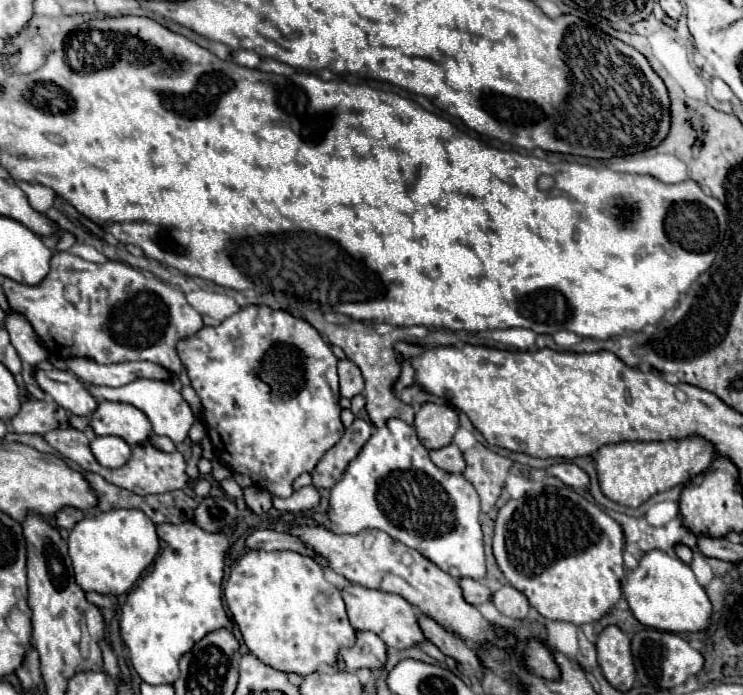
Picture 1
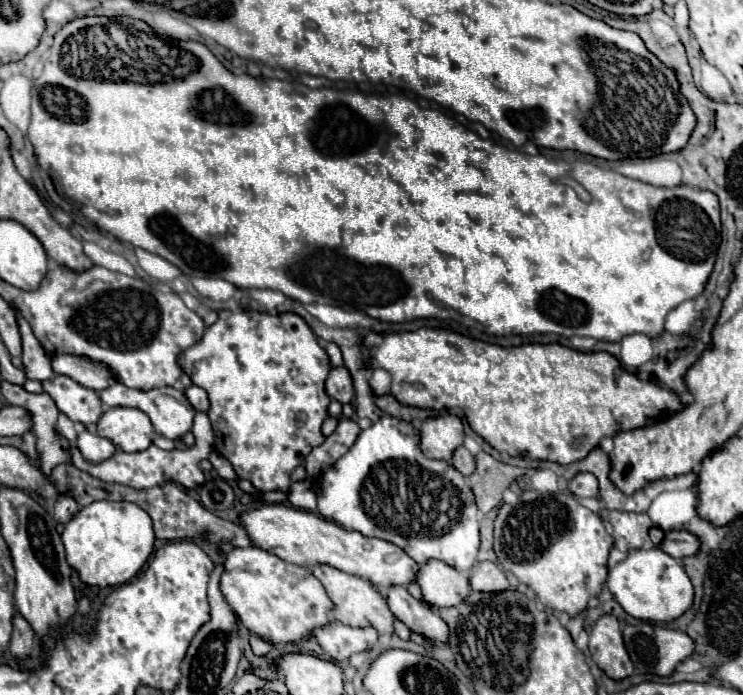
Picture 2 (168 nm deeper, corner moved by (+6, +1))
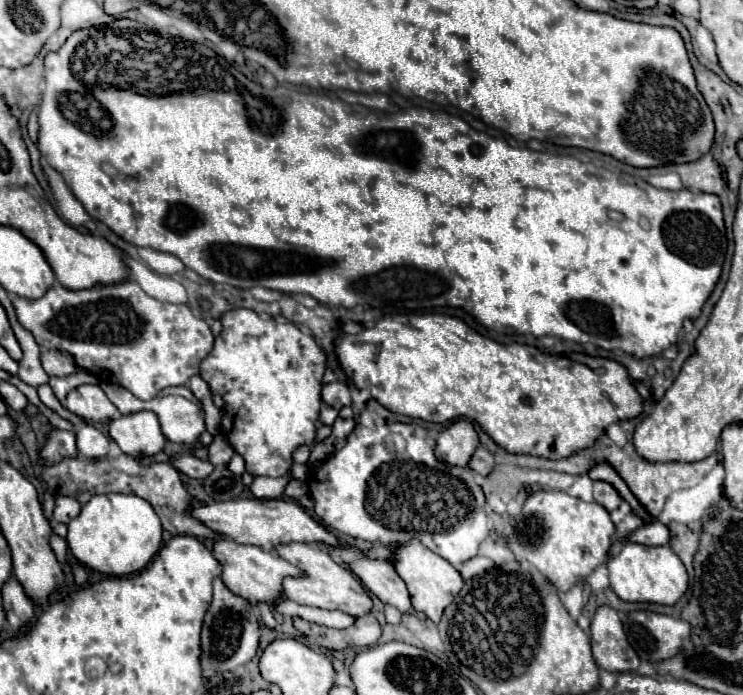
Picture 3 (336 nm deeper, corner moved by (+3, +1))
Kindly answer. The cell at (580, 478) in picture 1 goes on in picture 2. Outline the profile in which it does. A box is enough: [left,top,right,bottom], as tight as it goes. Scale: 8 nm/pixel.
[570,474,598,498]

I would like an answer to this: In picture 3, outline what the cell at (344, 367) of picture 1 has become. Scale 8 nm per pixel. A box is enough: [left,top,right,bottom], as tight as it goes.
[321,382,351,410]

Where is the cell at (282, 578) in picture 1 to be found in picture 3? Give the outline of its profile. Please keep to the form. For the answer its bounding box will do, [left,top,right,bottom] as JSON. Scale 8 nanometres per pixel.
[213,538,301,606]

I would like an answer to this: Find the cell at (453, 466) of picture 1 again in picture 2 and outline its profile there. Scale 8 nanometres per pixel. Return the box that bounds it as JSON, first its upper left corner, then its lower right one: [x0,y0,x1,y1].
[450,446,476,476]

